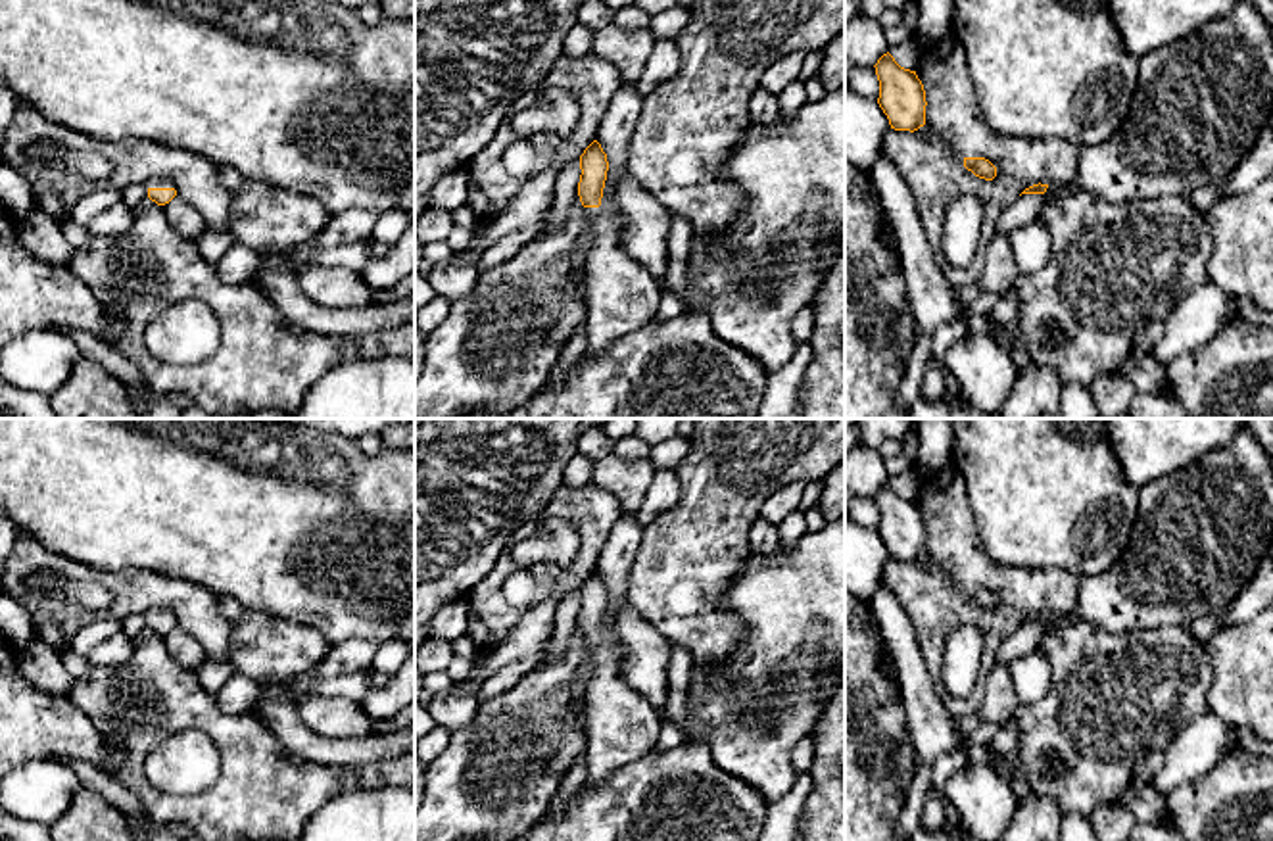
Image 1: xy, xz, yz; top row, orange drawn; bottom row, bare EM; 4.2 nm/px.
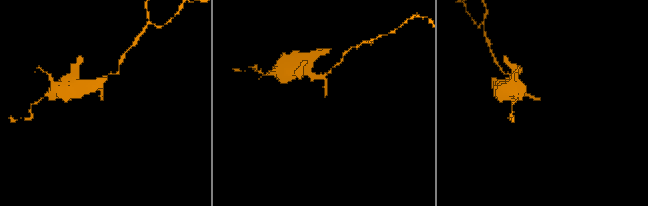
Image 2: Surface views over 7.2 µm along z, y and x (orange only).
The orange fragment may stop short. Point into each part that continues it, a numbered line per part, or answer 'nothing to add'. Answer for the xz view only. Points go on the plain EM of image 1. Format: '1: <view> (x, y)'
1: xz (580, 684)

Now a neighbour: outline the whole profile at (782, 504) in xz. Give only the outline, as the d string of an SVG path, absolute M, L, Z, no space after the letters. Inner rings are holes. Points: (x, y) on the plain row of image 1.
M791 482L781 486L762 503L758 517L774 526L780 526L799 509L803 488L805 482Z

